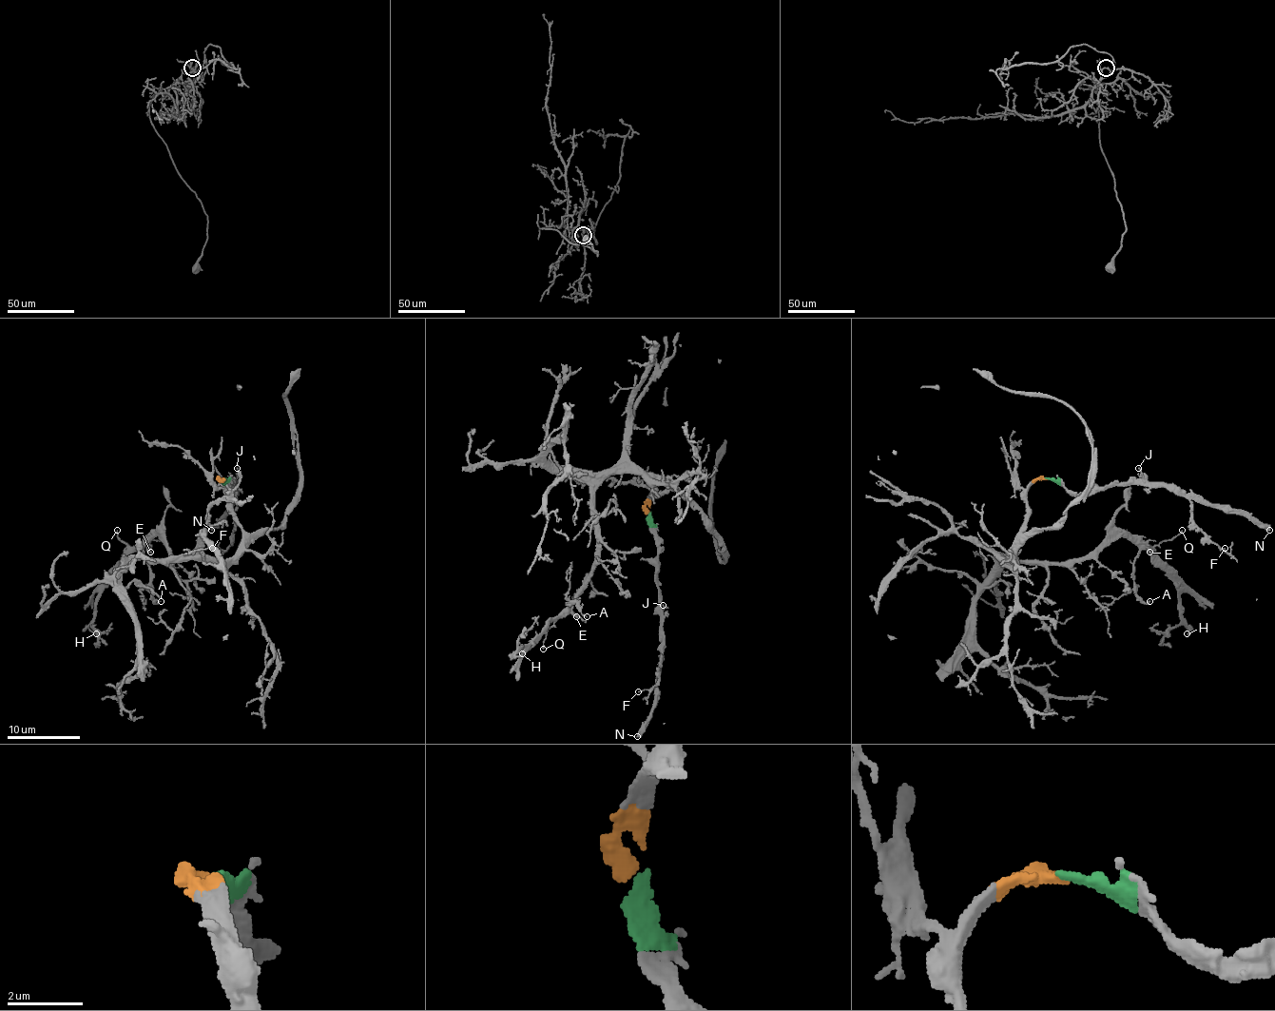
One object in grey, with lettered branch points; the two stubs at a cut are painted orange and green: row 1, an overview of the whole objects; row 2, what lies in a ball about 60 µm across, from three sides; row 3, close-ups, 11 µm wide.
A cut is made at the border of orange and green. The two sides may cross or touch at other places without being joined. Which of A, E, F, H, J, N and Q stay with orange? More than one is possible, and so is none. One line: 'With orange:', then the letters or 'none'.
With orange: A, E, H, Q

